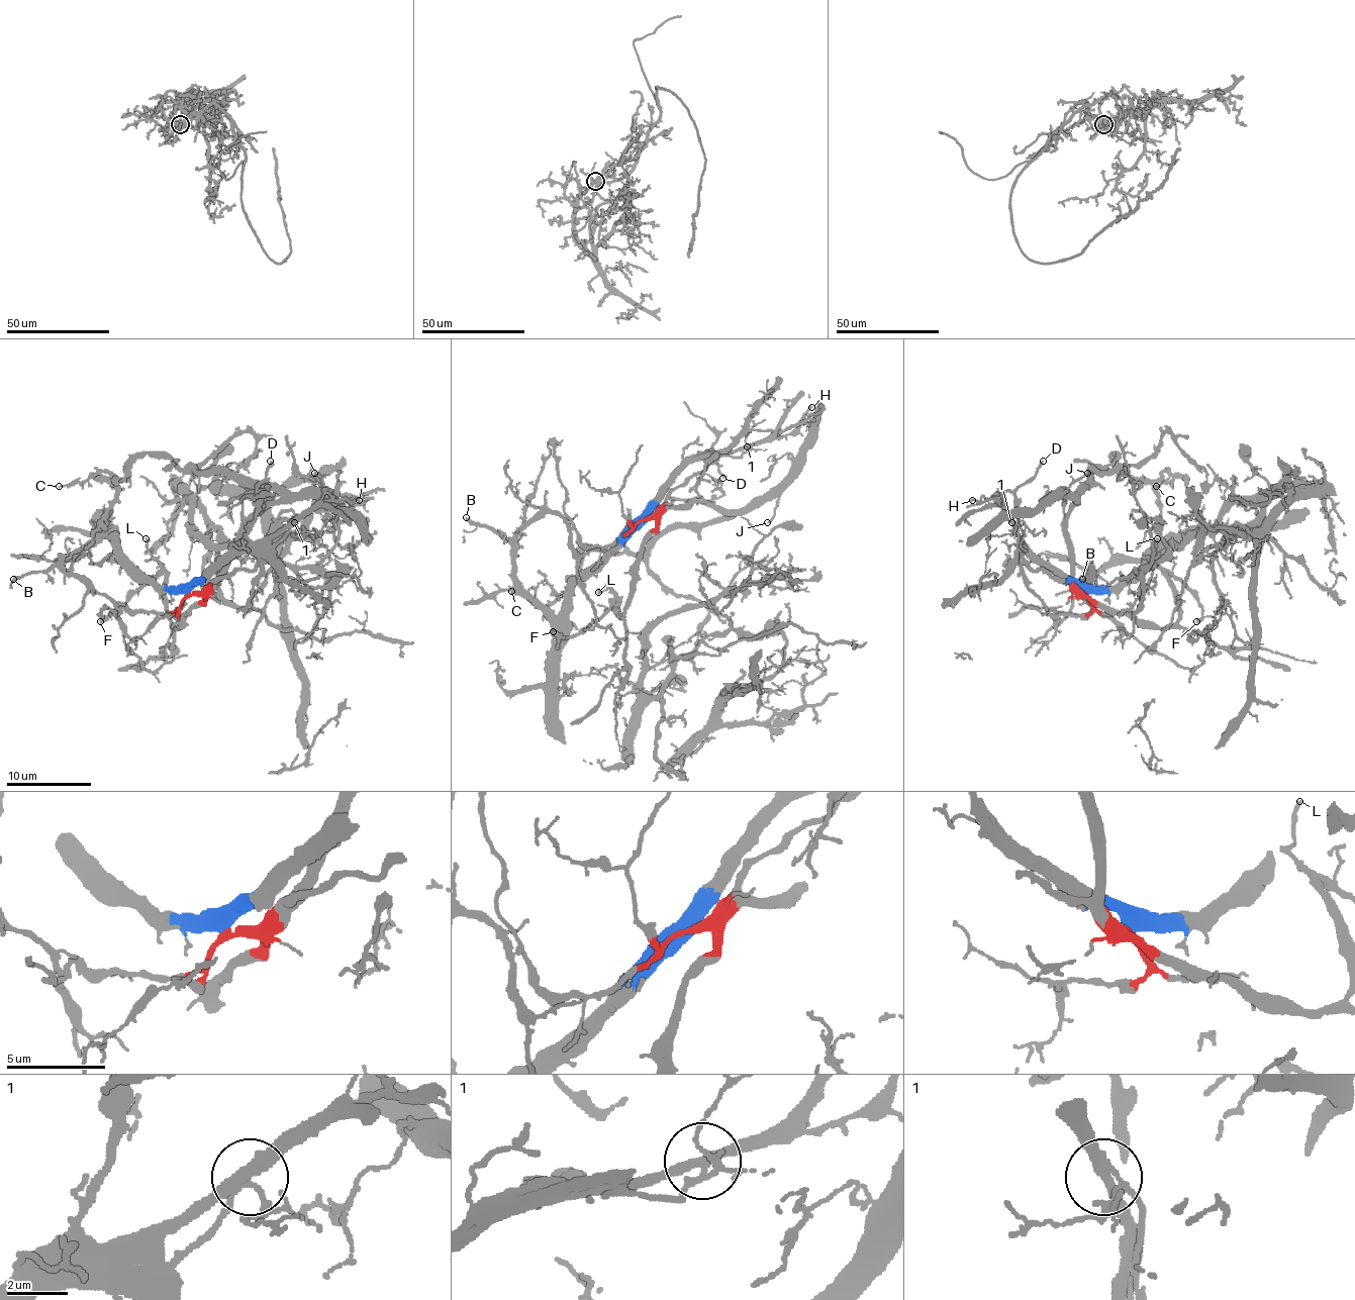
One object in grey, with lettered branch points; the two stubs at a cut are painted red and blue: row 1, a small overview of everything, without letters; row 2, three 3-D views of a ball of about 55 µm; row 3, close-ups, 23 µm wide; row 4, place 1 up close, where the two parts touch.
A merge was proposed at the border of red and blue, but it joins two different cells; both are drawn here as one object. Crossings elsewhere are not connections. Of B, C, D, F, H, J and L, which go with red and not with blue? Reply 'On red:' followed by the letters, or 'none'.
On red: C, F, J, L

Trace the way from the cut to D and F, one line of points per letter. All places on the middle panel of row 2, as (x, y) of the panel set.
D: (639, 520), (650, 512), (658, 491), (700, 453), (708, 451), (723, 478)
F: (641, 520), (654, 518), (656, 529), (643, 543), (628, 605), (619, 614), (615, 603), (569, 637), (552, 630)

